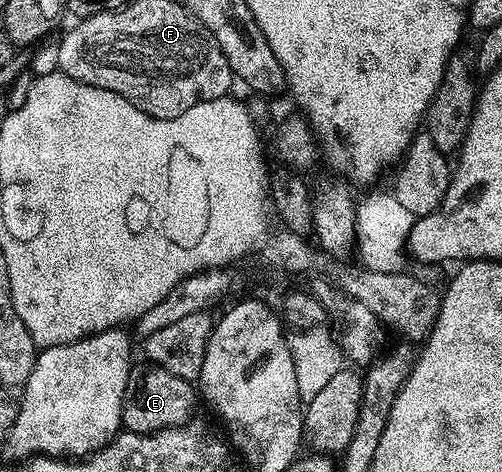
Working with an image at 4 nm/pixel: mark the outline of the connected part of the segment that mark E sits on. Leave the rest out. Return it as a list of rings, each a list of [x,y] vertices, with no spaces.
[[[155,365],[133,366],[122,405],[120,418],[123,430],[139,435],[152,435],[155,431],[165,431],[171,427],[180,427],[193,418],[192,410],[198,403],[198,391],[189,380],[174,377],[166,369]]]

